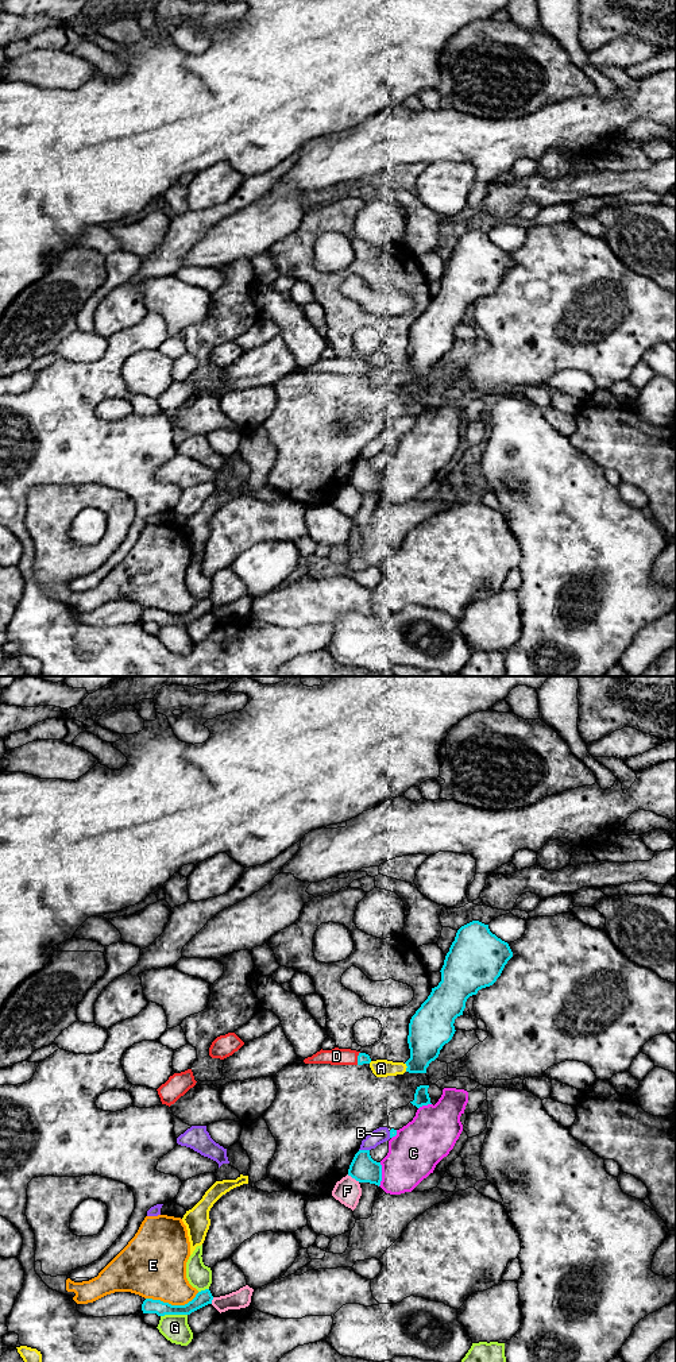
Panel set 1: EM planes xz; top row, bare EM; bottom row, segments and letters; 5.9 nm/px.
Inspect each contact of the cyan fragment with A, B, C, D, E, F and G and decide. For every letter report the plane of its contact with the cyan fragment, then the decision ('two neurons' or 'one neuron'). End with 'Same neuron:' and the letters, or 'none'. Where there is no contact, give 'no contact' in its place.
A: xz | two neurons
B: xz | two neurons
C: xz | two neurons
D: xz | one neuron
E: xz | two neurons
F: xz | two neurons
G: xz | two neurons
Same neuron: D

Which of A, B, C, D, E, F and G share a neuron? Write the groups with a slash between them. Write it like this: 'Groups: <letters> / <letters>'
Groups: A / B / C / D / E / F / G

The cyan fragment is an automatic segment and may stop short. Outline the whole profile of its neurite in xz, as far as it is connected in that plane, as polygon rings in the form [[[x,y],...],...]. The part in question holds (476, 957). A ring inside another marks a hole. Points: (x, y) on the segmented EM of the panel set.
[[[472,921],[461,926],[445,956],[441,968],[441,981],[432,988],[428,999],[412,1016],[409,1023],[407,1043],[410,1058],[405,1062],[409,1073],[426,1073],[426,1068],[434,1061],[440,1050],[455,1034],[455,1019],[463,1015],[466,1002],[476,995],[479,989],[492,985],[501,976],[505,965],[513,957],[507,942],[498,938],[479,921]]]

